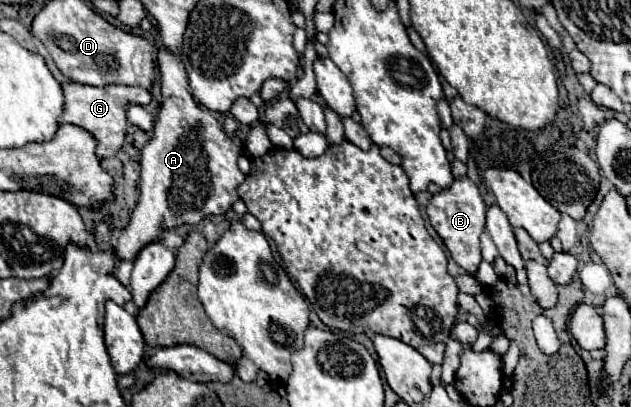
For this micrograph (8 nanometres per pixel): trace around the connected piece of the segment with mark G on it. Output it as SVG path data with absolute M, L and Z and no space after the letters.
M67 83L63 85L65 89L65 113L61 115L63 123L73 123L97 137L97 155L101 159L105 157L115 157L117 151L125 143L127 135L127 117L123 113L127 111L127 105L137 103L137 105L149 105L151 103L151 93L141 87L125 87L125 85L105 85L105 87L91 87L91 85L81 85L81 83Z

